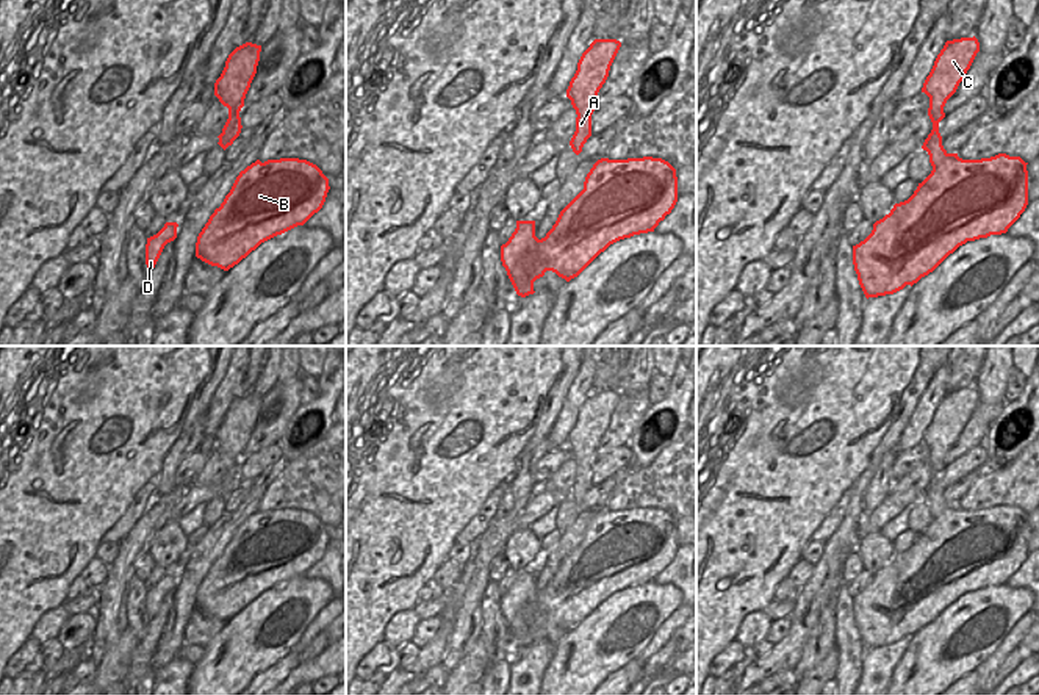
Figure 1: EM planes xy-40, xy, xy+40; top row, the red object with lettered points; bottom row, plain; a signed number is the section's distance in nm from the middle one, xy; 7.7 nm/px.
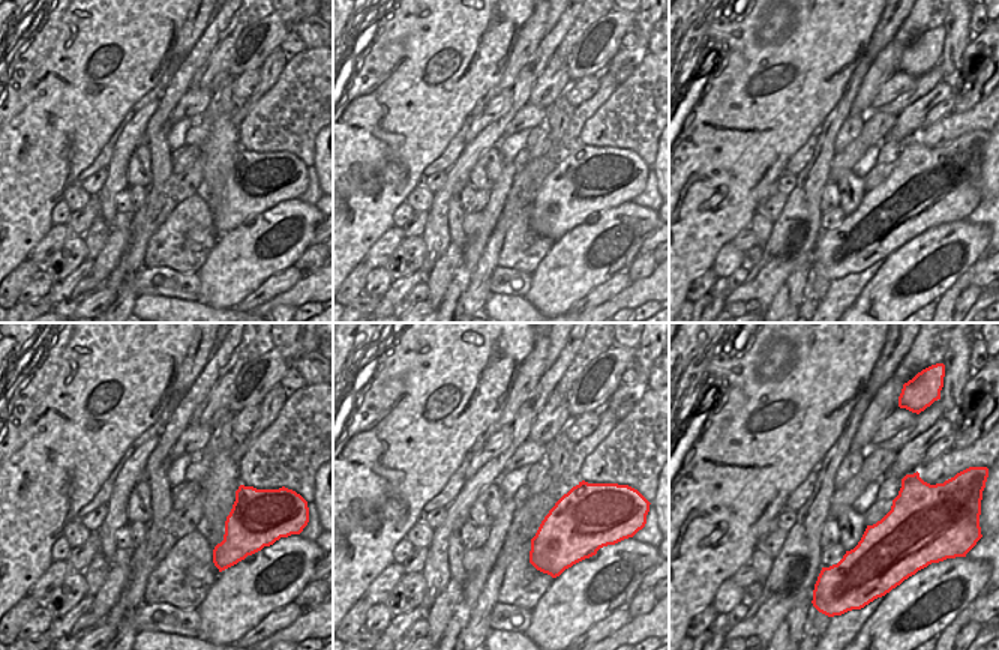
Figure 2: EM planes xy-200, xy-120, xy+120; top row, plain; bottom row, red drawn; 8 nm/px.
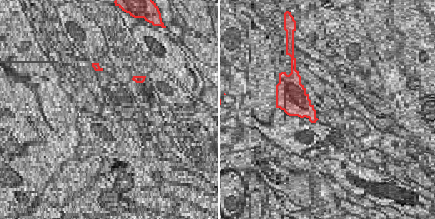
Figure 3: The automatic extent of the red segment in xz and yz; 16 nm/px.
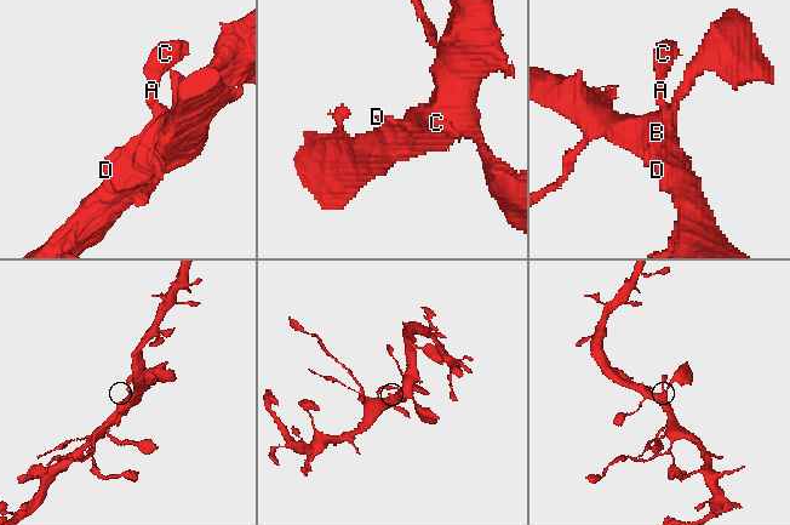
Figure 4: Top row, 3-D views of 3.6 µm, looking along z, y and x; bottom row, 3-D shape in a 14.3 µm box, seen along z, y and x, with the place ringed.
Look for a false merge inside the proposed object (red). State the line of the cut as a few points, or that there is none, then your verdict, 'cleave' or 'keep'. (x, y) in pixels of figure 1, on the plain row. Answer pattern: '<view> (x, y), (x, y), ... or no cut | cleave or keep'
no cut | keep

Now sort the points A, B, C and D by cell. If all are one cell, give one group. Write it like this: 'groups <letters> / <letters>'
groups A B C D

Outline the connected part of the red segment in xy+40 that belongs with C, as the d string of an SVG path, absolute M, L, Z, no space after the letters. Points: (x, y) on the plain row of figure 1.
M975 387L947 391L923 434L922 443L929 448L928 466L933 481L922 499L928 502L933 521L908 551L895 554L889 565L873 574L872 584L853 596L854 621L867 650L912 637L967 592L1006 584L1028 556L1028 513L1020 507L998 504L990 509L962 510L942 496L939 473L945 468L944 457L978 402L980 393Z

